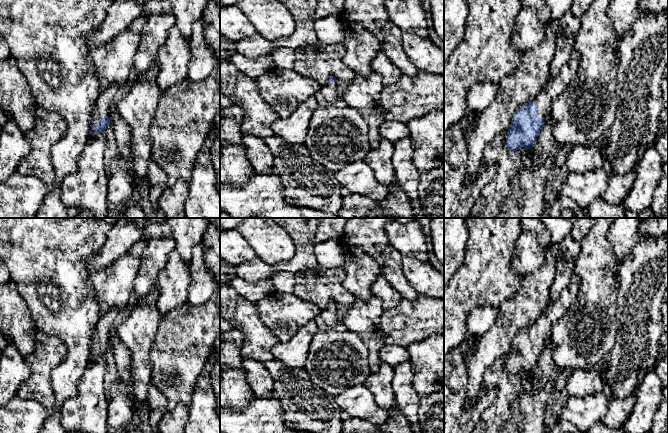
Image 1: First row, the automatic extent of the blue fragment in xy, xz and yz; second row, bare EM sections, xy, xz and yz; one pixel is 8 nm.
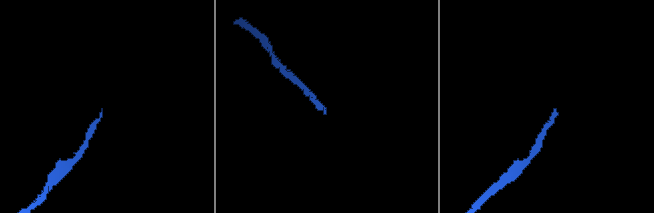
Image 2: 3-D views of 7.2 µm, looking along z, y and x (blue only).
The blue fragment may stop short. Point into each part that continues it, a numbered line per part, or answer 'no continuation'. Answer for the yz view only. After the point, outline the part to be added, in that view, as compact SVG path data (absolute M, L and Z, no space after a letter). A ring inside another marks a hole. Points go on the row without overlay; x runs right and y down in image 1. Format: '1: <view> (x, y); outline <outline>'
1: yz (544, 323); outline M573 274L570 284L563 289L559 298L546 306L543 312L532 322L538 331L538 340L545 342L555 323L567 311L569 306L575 301L579 291L580 279L577 274Z

